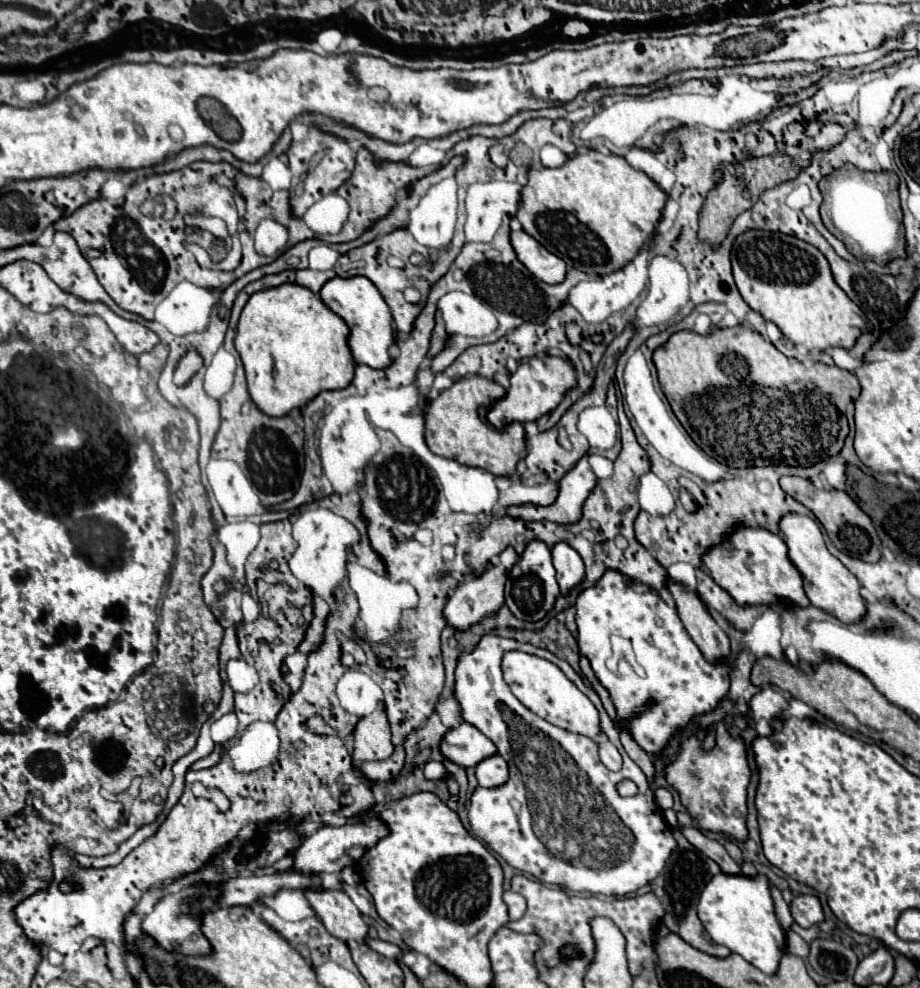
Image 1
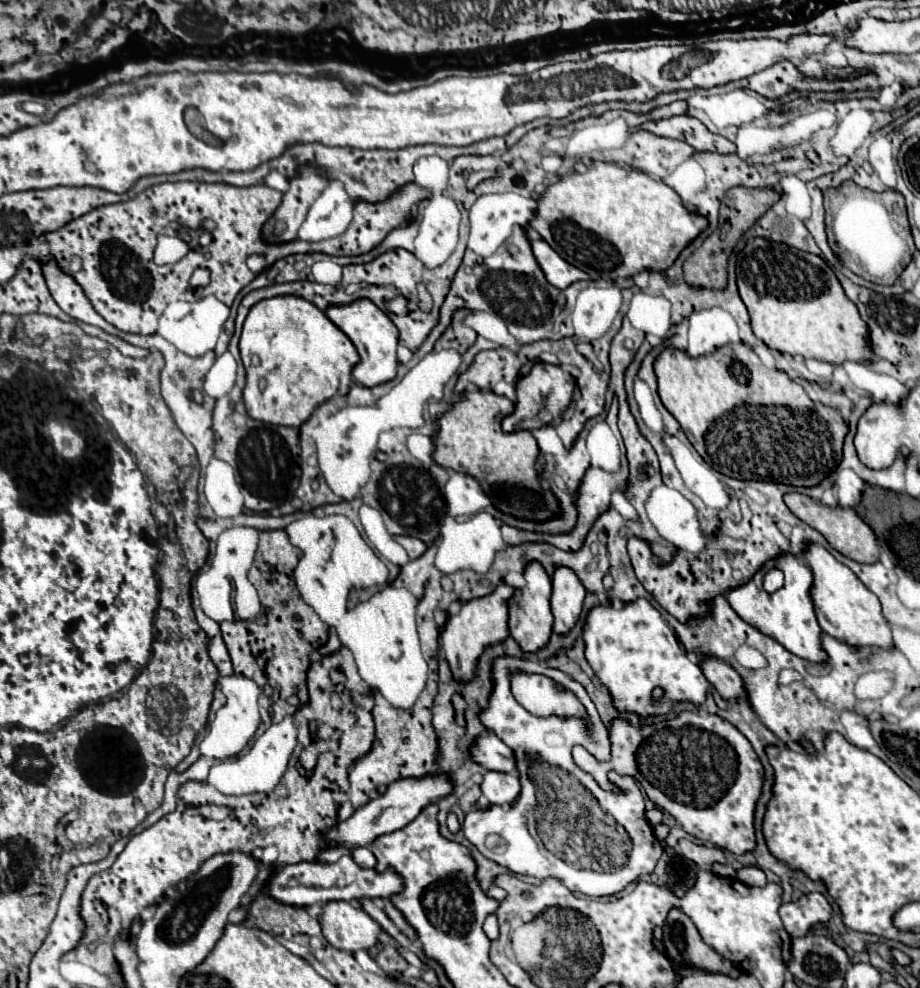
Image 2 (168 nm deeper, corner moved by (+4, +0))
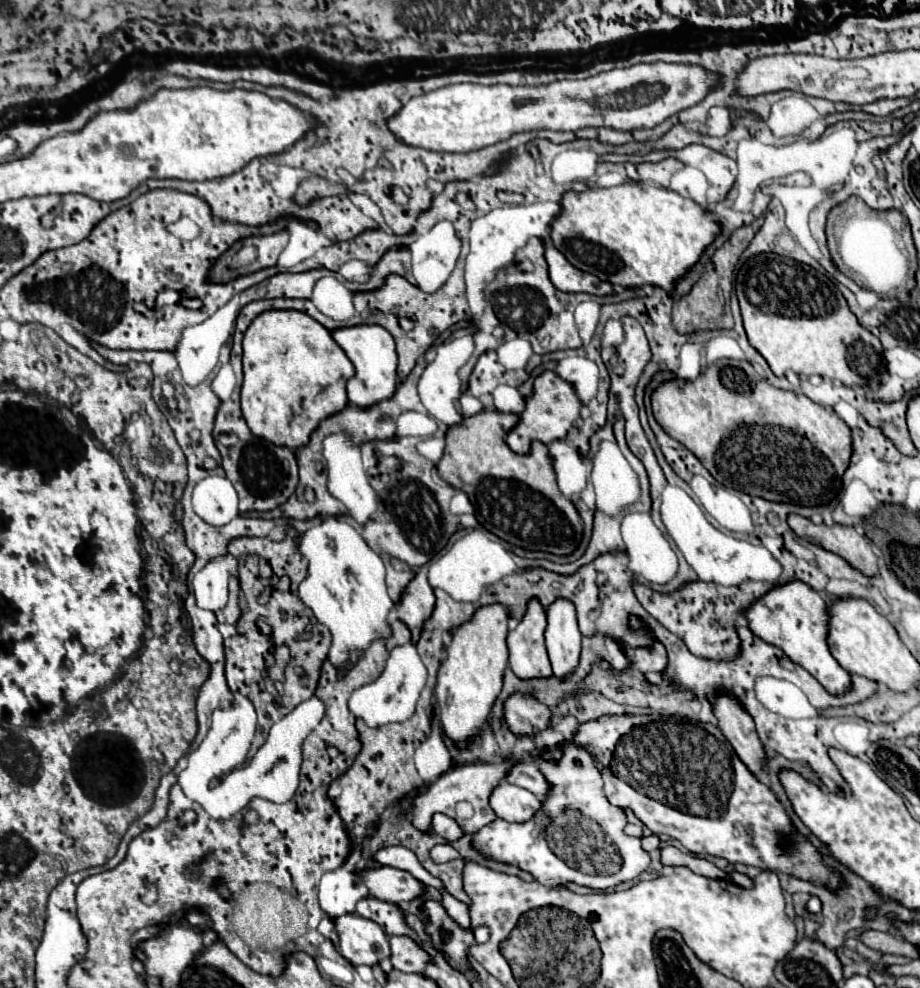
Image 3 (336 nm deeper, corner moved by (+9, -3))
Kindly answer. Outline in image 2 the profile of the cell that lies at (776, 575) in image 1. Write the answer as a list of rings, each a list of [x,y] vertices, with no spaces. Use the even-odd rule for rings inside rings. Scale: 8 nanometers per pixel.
[[[783,555],[777,561],[765,563],[765,567],[759,573],[755,573],[749,583],[745,583],[737,589],[731,589],[727,593],[727,601],[731,603],[731,607],[735,609],[735,613],[741,619],[747,619],[747,623],[751,623],[753,627],[759,627],[759,631],[763,631],[771,639],[779,641],[787,651],[795,653],[801,659],[823,663],[823,661],[827,661],[827,653],[823,651],[821,627],[815,617],[811,587],[813,587],[813,573],[805,565],[805,561],[801,561],[795,555]],[[771,567],[779,567],[783,571],[785,585],[779,591],[769,595],[763,589],[763,575],[765,575],[765,569],[771,569]]]

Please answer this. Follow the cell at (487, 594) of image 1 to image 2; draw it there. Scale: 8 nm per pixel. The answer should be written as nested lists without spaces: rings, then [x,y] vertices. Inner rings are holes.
[[[499,585],[499,589],[495,593],[467,601],[455,617],[447,619],[445,629],[441,633],[441,641],[443,641],[445,659],[451,667],[453,679],[457,683],[469,683],[471,679],[475,679],[477,661],[483,655],[483,651],[491,645],[503,643],[509,637],[509,629],[507,629],[509,607],[507,607],[507,601],[511,599],[511,595],[513,595],[511,587]]]

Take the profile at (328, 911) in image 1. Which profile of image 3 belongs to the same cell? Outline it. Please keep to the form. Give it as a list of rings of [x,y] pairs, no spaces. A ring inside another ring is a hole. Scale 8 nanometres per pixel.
[[[344,914],[334,920],[338,934],[336,950],[352,964],[378,964],[390,956],[386,932],[372,920],[358,914]]]

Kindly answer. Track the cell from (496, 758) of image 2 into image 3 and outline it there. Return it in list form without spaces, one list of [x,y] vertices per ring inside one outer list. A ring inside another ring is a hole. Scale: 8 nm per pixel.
[[[520,760],[520,762],[512,762],[510,770],[506,772],[506,782],[516,784],[520,788],[530,790],[534,796],[538,796],[540,800],[544,800],[548,796],[548,782],[544,780],[544,776],[538,770],[538,764],[534,760]]]

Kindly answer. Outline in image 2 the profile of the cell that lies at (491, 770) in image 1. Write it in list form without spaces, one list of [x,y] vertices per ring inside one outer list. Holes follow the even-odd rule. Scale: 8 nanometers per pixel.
[[[489,771],[483,779],[481,785],[483,795],[489,799],[489,803],[493,805],[511,805],[515,803],[515,799],[519,797],[519,775],[517,773],[497,773],[497,771]]]

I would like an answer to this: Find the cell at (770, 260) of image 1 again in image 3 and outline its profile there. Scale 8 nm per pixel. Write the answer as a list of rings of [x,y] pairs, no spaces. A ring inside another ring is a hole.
[[[772,252],[754,254],[738,270],[736,296],[748,340],[776,376],[792,370],[828,376],[846,386],[870,386],[882,380],[886,360],[880,340],[860,326],[836,284],[816,268]],[[854,346],[856,358],[848,358]]]

